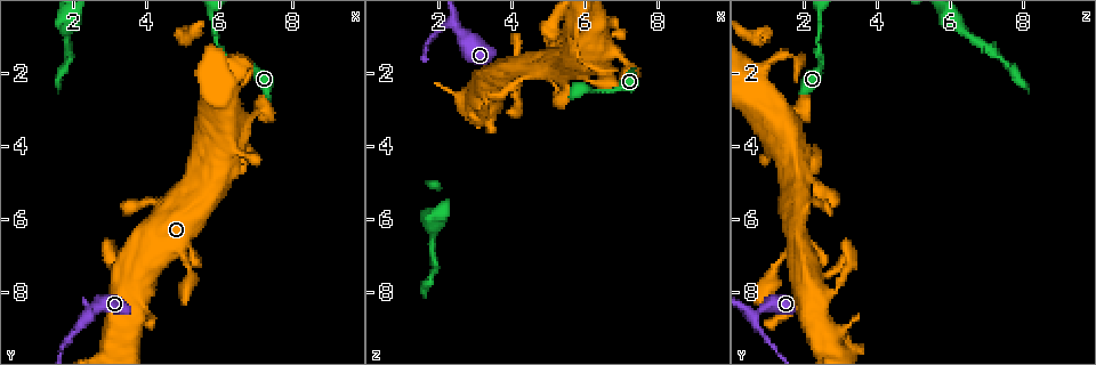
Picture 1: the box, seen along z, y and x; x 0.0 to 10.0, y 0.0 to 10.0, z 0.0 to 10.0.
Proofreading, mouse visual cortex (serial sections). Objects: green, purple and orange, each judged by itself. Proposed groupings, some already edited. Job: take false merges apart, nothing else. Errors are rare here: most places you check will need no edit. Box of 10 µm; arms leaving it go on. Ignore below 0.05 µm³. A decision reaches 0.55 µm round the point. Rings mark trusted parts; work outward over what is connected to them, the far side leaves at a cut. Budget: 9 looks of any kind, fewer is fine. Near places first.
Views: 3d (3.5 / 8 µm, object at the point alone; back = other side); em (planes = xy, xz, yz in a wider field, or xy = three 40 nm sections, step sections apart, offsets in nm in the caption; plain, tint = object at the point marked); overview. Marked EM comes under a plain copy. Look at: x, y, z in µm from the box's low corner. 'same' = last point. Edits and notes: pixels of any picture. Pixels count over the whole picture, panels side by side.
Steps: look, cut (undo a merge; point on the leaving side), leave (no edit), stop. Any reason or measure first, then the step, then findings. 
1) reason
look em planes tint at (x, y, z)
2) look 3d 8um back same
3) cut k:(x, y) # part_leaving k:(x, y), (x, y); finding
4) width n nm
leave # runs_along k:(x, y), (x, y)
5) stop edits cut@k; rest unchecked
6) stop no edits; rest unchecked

narrows sharply
look 3d 8um at (6.20, 4.30, 2.25)

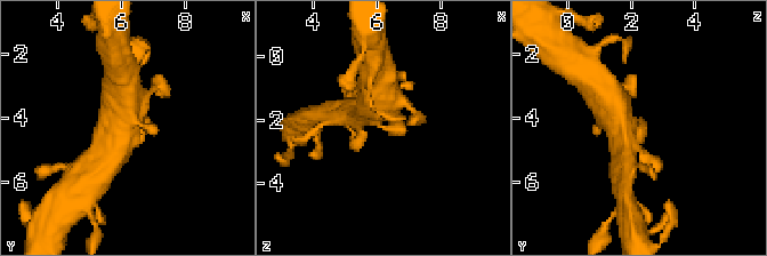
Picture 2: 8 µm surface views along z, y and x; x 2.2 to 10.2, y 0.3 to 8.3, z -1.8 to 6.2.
now the EM
look em xy step 5 tint same

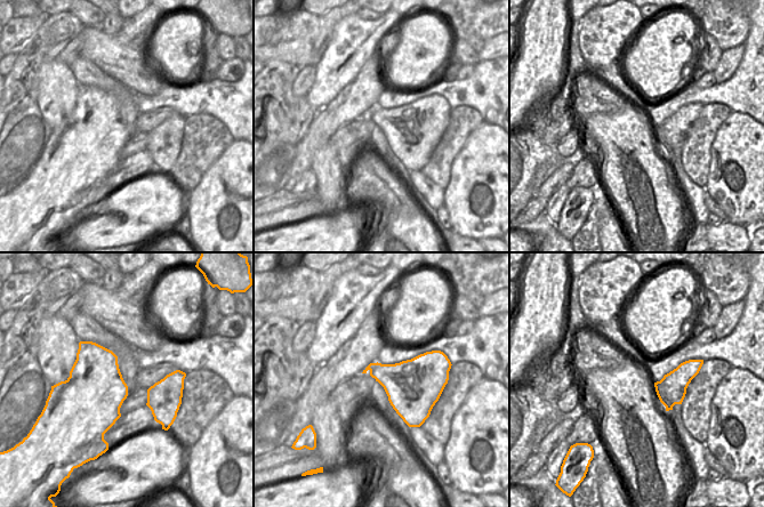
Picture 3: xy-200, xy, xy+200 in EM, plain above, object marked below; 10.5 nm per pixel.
width 440 nm
leave # runs_along 2:(371, 111), (384, 128), (398, 119); one cell here

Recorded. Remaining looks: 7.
a narrow waist
look 3d 3.5um at (4.25, 5.45, 2.20)

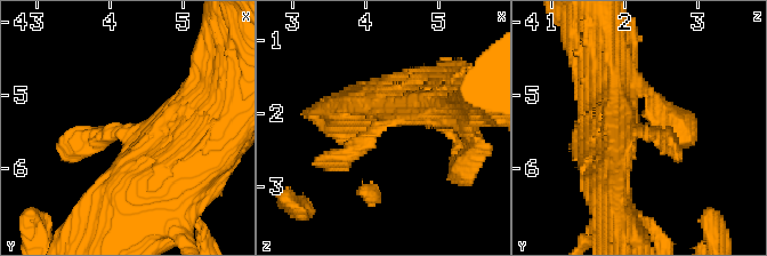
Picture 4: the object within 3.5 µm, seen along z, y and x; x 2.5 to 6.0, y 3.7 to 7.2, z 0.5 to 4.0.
look em xy step 1 tint at (4.15, 5.50, 2.15)

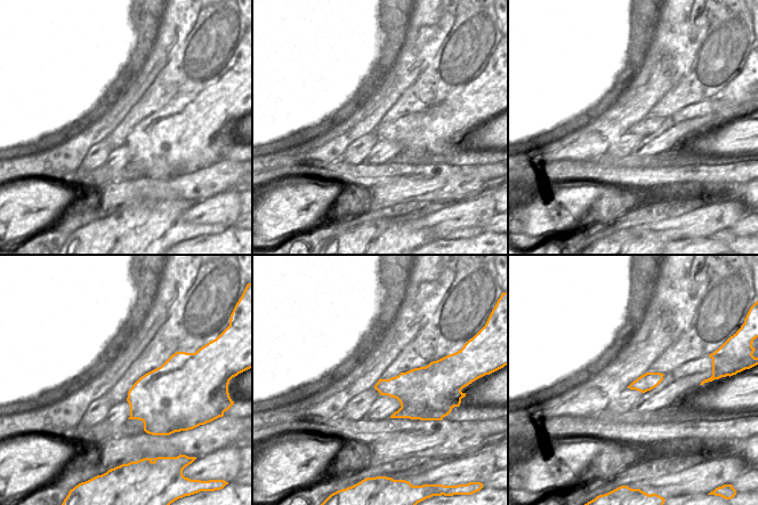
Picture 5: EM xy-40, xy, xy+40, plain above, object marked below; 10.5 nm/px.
leave # runs_along 4:(425, 97), (341, 161), (320, 165); one cell here

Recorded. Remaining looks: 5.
thick turns thin
look 3d 3.5um at (3.40, 8.10, 2.60)

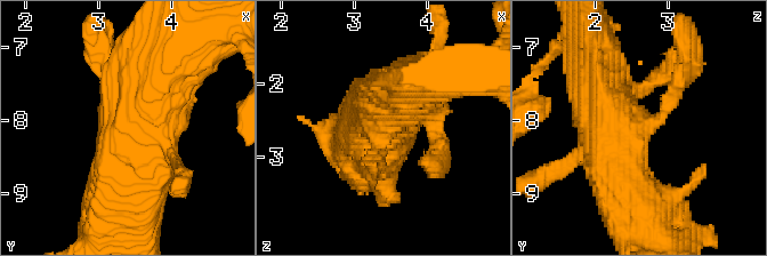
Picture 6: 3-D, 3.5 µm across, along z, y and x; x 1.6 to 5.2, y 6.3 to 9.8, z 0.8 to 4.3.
look em xy step 3 tint at (3.30, 8.10, 2.55)

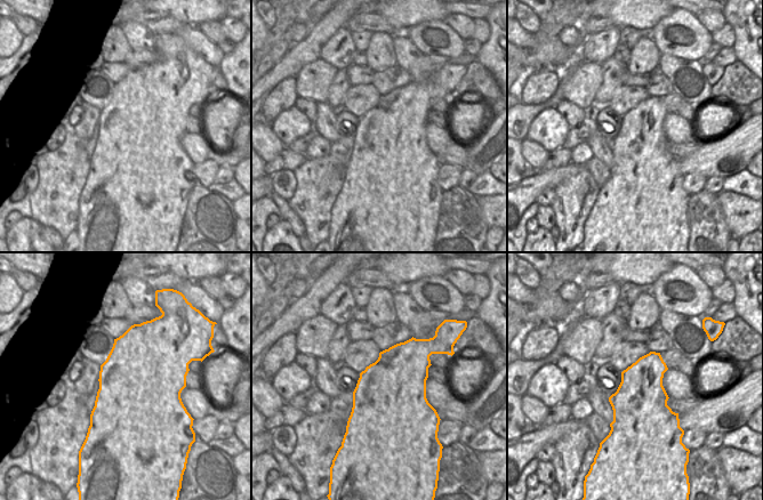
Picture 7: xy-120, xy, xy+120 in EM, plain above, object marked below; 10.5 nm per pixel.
look em xy step 2 tint same

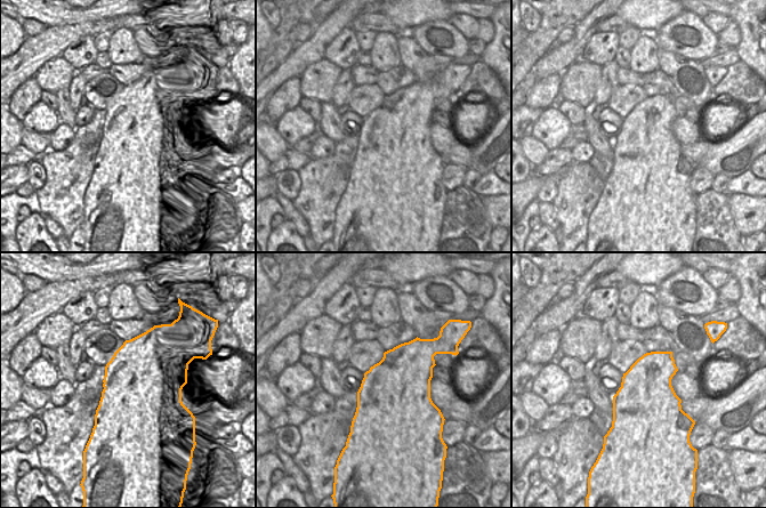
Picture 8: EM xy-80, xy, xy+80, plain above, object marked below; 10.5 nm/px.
leave # one cell here

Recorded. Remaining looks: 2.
stop no edits; rest unchecked

